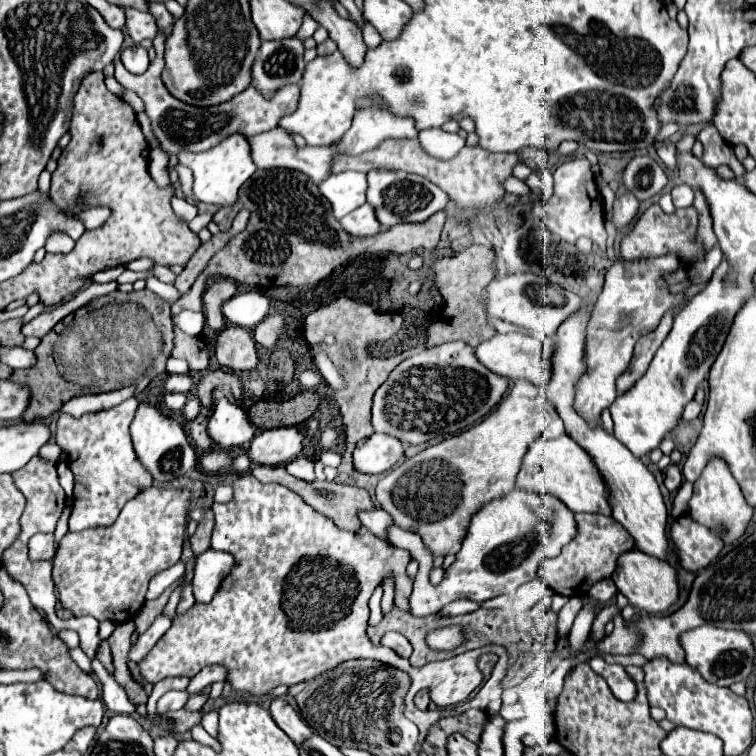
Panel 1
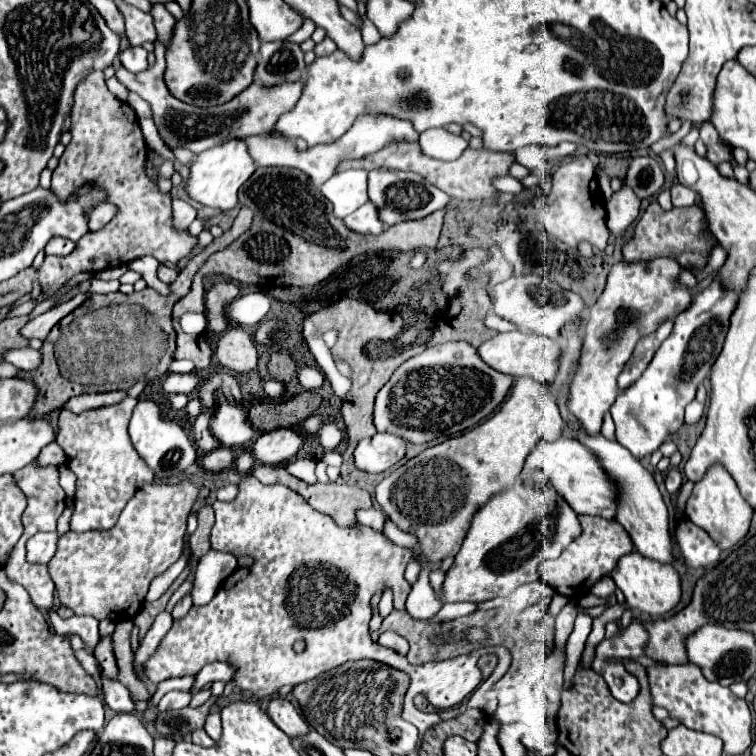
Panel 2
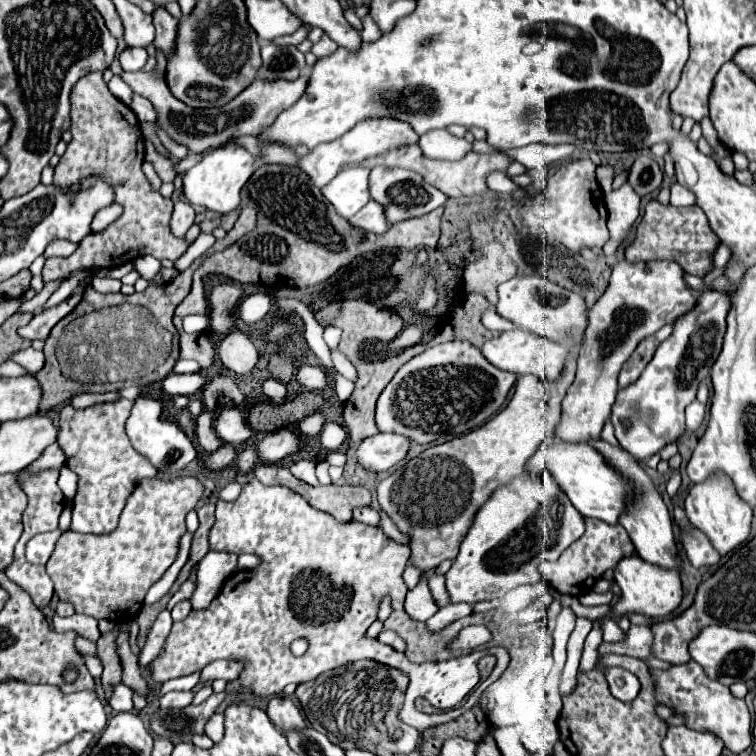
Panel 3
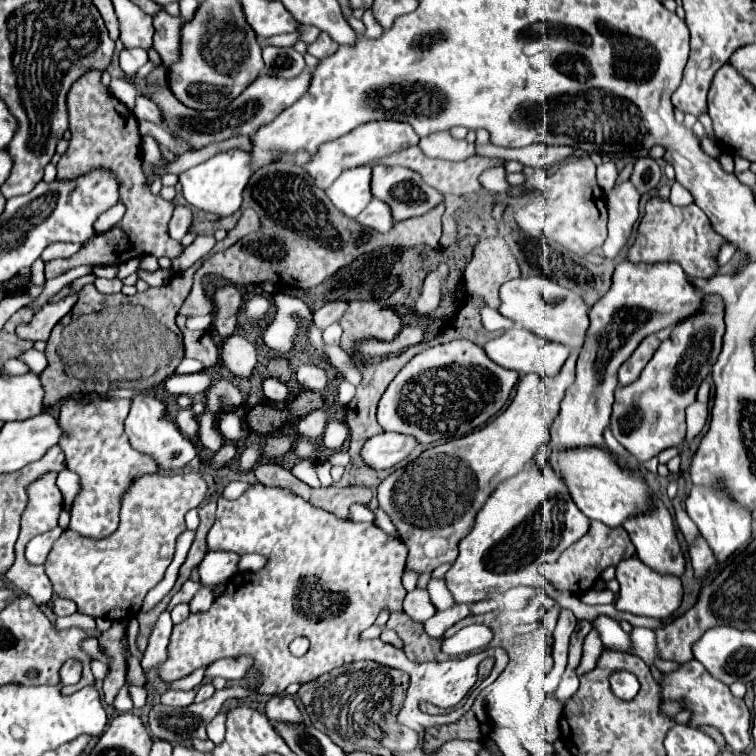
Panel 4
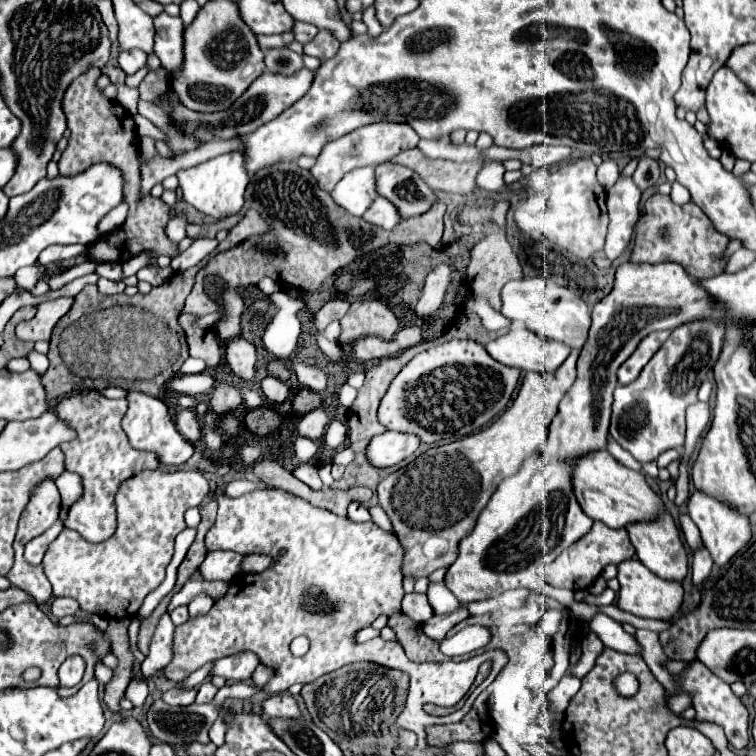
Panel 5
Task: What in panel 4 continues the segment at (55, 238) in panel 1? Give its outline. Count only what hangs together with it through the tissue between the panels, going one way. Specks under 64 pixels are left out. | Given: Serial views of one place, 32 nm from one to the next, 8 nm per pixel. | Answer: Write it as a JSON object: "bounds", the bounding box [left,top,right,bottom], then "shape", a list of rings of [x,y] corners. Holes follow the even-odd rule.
{"bounds":[42,242,80,262],"shape":[[[54,242],[50,244],[44,252],[42,252],[42,260],[48,262],[52,258],[70,258],[74,252],[78,252],[80,246],[78,244],[66,244],[66,242]]]}

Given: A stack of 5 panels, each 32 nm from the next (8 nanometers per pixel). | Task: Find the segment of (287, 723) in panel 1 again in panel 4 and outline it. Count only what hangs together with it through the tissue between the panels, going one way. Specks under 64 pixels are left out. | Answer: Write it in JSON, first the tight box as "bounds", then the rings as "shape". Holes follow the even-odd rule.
{"bounds":[266,694,302,724],"shape":[[[278,694],[272,696],[266,702],[266,716],[272,722],[288,722],[288,724],[302,724],[302,714],[298,710],[298,706],[294,704],[294,700],[286,694]]]}

